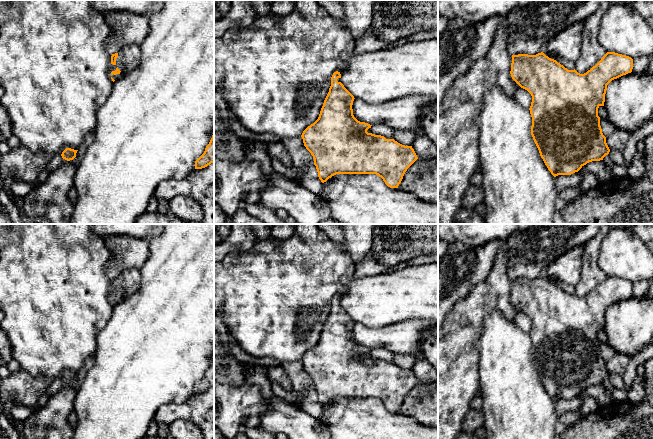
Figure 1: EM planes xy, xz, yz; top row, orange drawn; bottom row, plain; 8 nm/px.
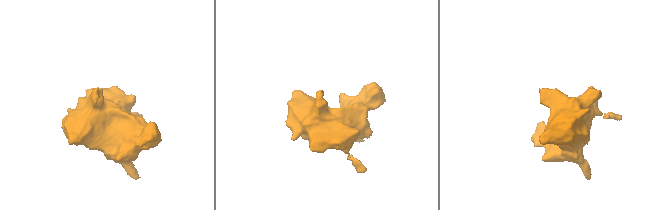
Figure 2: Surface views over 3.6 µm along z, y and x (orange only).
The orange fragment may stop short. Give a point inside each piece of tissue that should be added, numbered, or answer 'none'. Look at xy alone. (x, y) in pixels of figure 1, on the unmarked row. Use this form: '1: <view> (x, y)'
1: xy (129, 280)

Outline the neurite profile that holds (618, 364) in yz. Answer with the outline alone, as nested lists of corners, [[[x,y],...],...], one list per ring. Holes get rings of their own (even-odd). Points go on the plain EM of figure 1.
[[[615,352],[614,357],[606,362],[606,367],[610,374],[616,373],[622,375],[626,370],[632,356]]]

